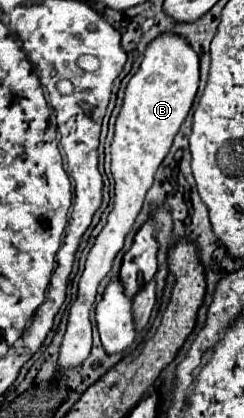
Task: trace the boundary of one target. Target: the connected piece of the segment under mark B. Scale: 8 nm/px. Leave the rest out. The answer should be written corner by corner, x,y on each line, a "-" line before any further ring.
179,35
157,37
147,47
139,71
127,83
123,107
117,115
115,135
111,141
111,173
115,179
115,203
107,217
105,227
97,235
95,245
91,247
85,261
85,271
79,279
77,299
73,301
67,319
67,331
57,365
57,377
65,375
71,367
81,365
89,357
91,351
89,313
97,295
97,287
101,279
109,273
117,251
123,247
125,235
131,231
135,217
141,211
143,199
149,187
153,185
155,171
161,165
163,157
169,153
173,137
177,135
181,123
185,121
193,105
197,83
199,83
199,57

